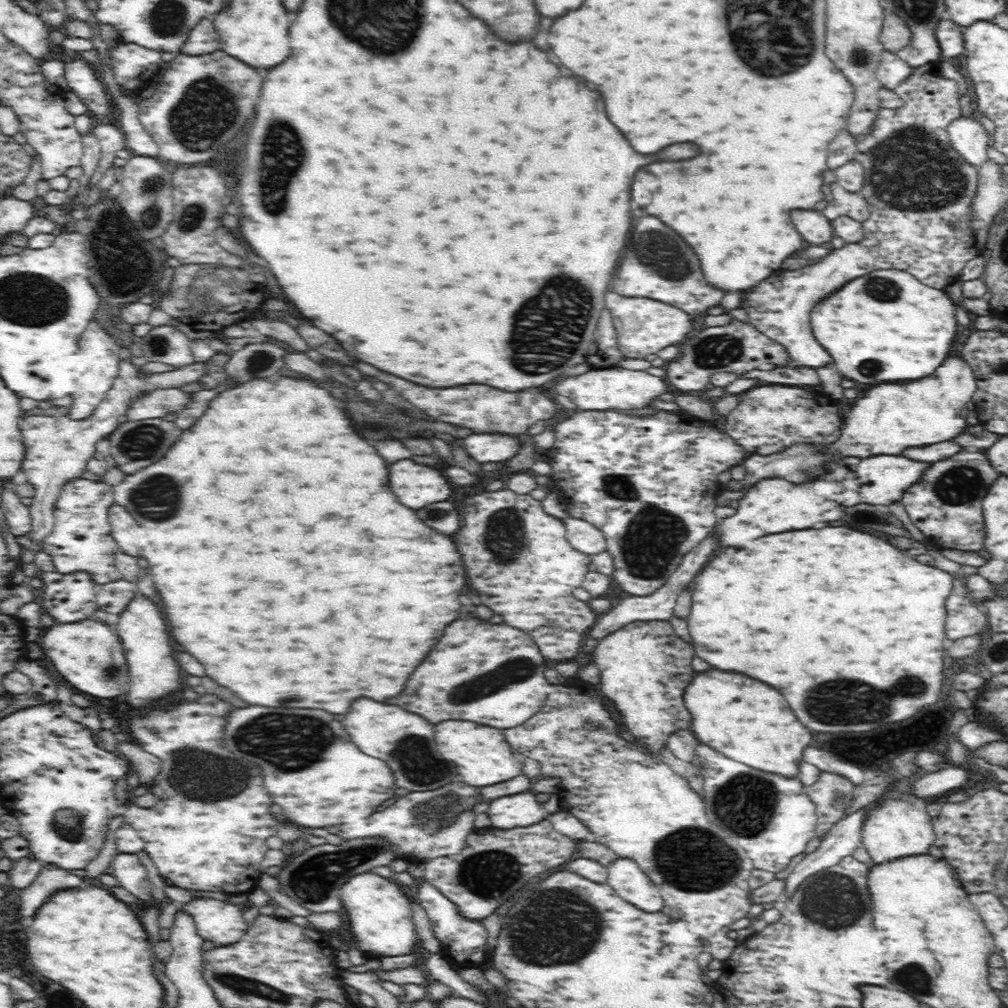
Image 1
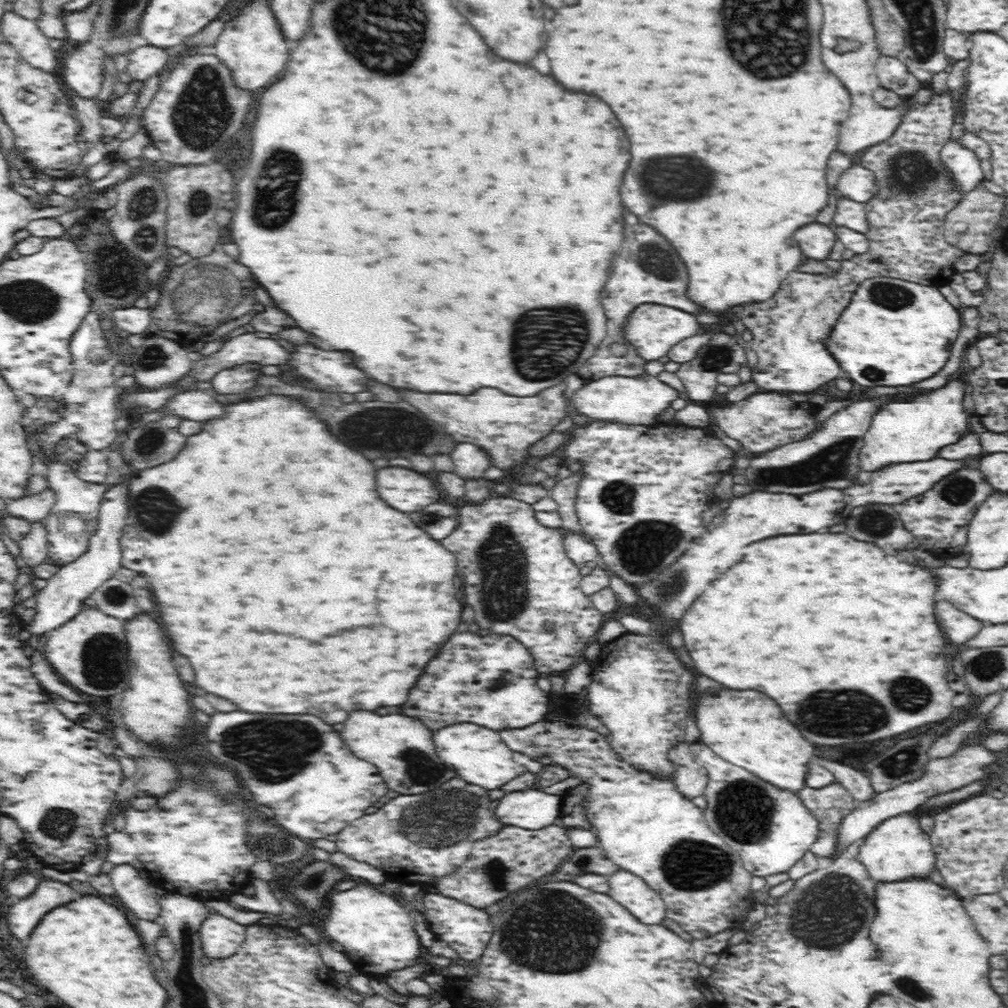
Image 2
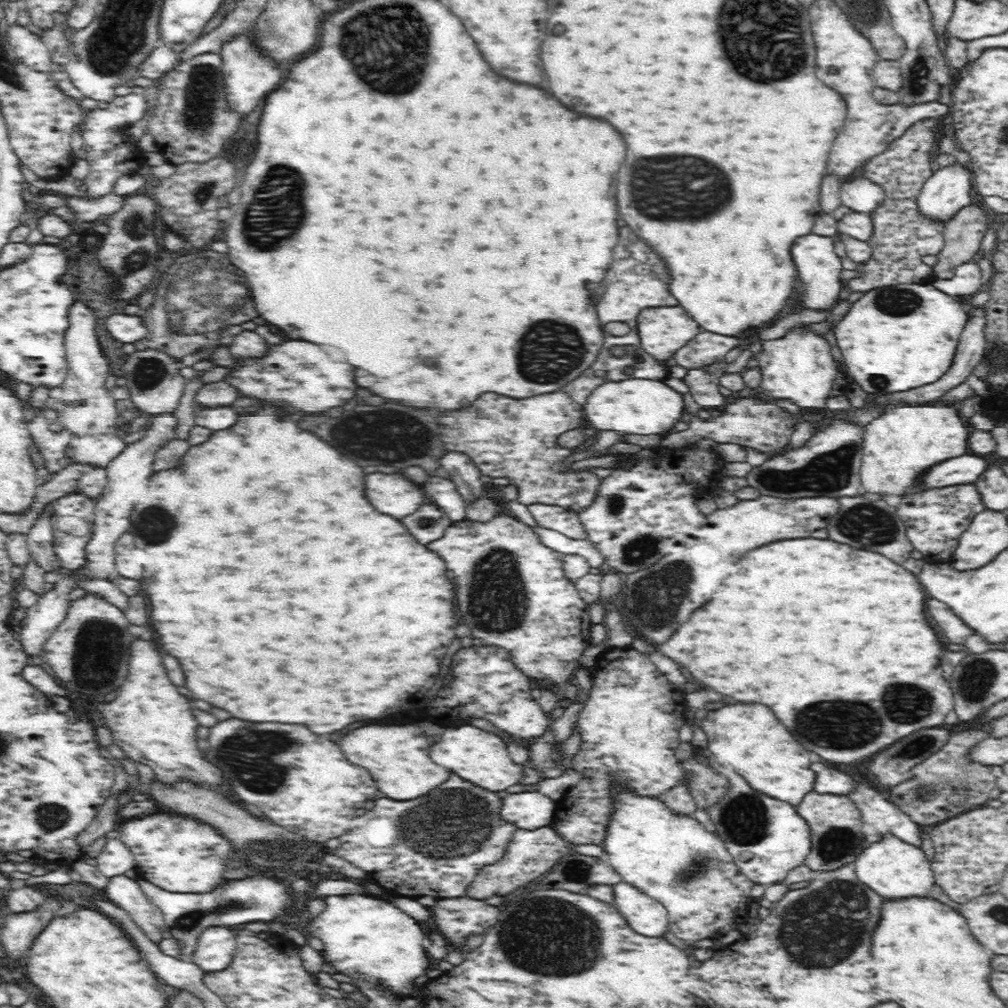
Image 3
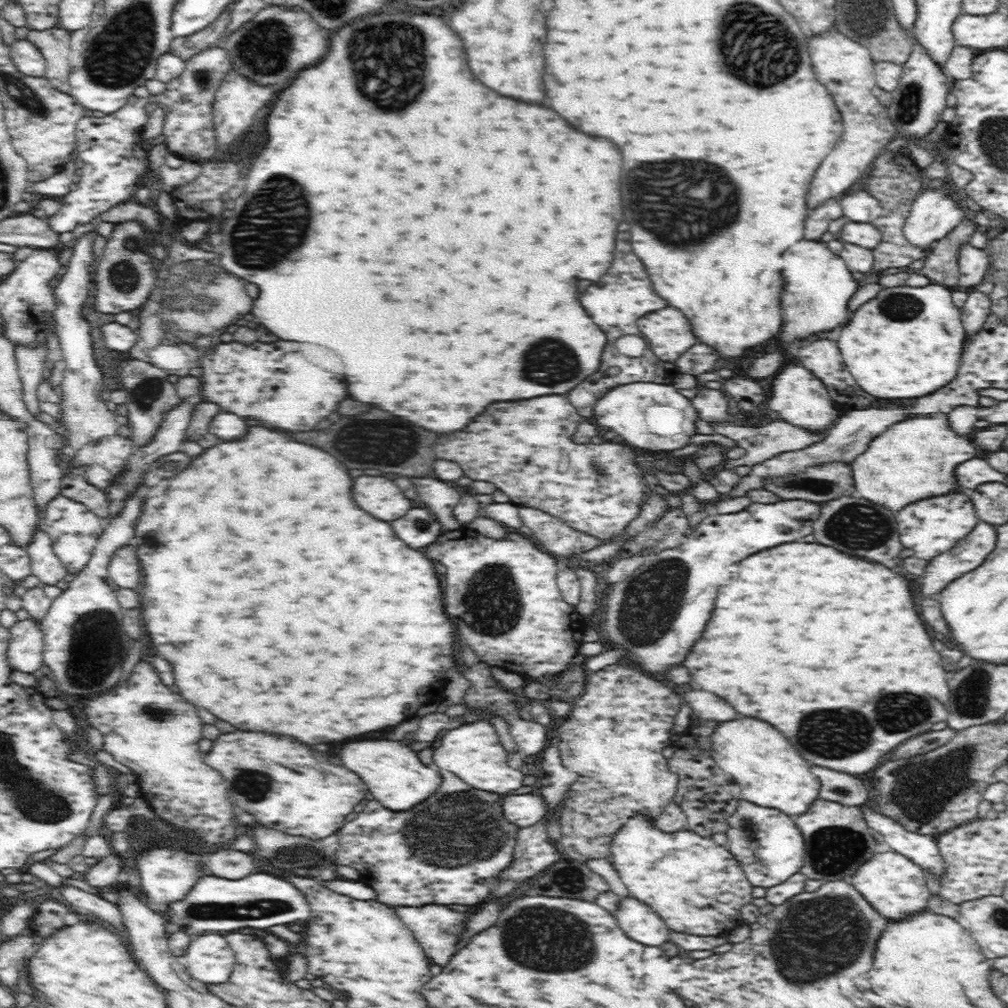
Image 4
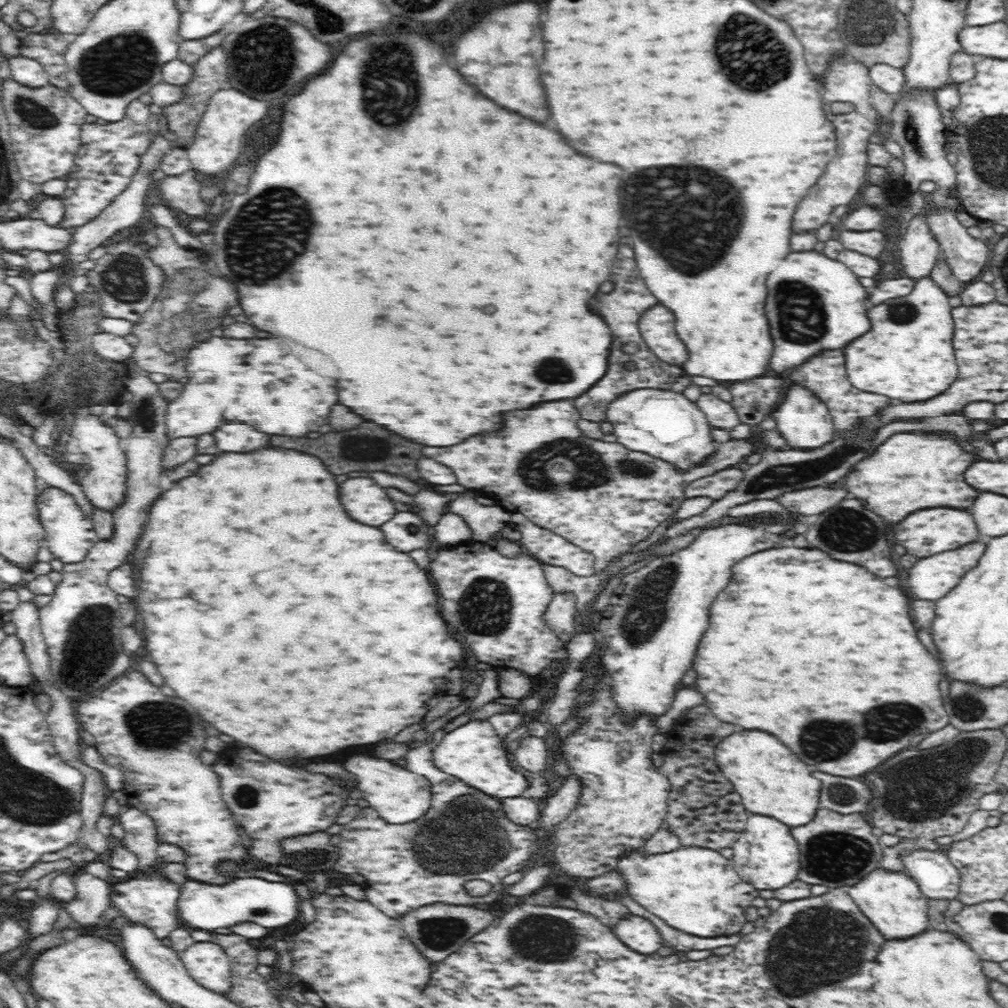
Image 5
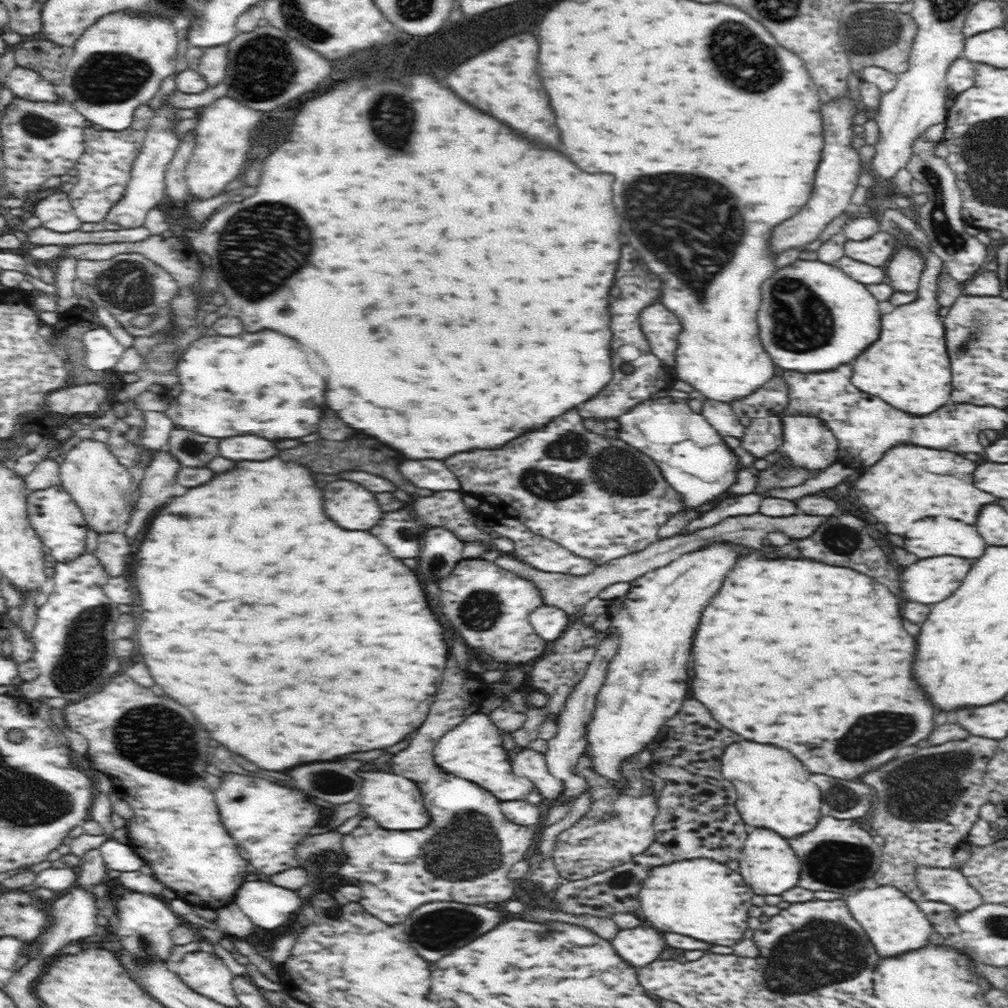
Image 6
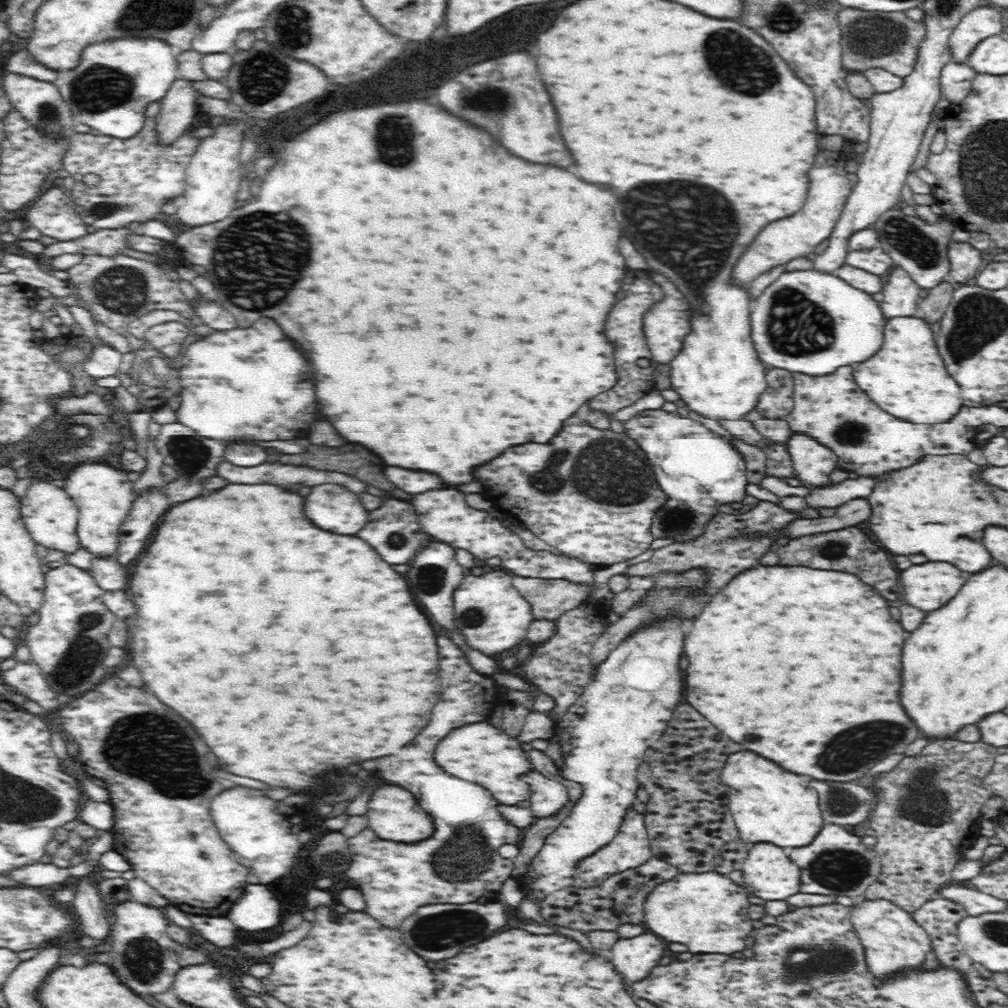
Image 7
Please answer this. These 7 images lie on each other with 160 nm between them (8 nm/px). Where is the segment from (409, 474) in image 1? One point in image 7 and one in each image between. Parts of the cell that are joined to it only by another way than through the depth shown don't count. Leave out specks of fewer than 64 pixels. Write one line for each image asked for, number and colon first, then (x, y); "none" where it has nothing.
2: (403, 489)
3: (389, 494)
4: (381, 497)
5: (367, 503)
6: (349, 505)
7: (333, 507)

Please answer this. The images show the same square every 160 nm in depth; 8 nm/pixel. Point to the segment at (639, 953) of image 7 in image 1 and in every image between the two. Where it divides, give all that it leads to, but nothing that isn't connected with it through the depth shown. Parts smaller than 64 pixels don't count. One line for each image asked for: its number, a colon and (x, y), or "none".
1: (630, 883)
2: (631, 891)
3: (647, 917)
4: (640, 923)
5: (639, 933)
6: (641, 945)

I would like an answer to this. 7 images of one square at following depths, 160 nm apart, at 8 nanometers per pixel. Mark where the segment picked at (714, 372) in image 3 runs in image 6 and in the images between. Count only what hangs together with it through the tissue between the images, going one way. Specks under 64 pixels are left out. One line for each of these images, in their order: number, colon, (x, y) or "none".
4: (711, 404)
5: (720, 414)
6: (722, 417)

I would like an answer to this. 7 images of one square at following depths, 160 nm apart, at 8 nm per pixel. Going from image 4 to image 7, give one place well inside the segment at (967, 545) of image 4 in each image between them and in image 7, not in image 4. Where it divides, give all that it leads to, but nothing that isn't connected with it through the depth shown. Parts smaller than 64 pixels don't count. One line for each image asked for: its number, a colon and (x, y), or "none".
5: (931, 578)
6: (928, 581)
7: (927, 586)

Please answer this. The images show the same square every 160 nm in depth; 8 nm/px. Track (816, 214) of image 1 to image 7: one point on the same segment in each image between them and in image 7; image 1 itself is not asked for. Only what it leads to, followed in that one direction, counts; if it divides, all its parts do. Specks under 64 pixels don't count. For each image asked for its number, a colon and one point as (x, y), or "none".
2: (816, 240)
3: (815, 257)
4: (819, 285)
5: (814, 302)
6: (812, 317)
7: (842, 325)

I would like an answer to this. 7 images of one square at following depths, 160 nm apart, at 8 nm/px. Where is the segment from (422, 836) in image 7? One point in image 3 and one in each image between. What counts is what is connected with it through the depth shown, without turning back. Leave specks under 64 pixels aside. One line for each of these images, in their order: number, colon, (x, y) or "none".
3: (400, 763)
4: (398, 780)
5: (399, 795)
6: (393, 801)

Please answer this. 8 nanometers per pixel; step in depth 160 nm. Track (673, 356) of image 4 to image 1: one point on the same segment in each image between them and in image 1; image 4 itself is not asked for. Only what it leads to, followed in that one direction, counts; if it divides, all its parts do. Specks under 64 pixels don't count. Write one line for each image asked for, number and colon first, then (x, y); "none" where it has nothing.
1: (643, 326)
2: (652, 330)
3: (662, 331)

